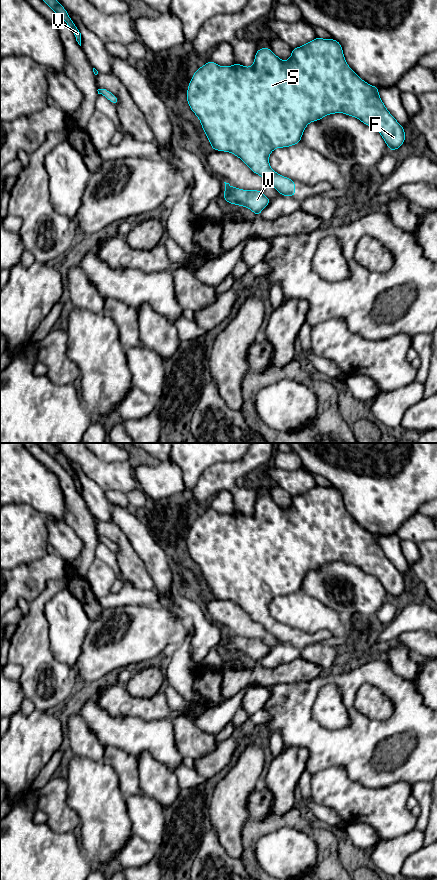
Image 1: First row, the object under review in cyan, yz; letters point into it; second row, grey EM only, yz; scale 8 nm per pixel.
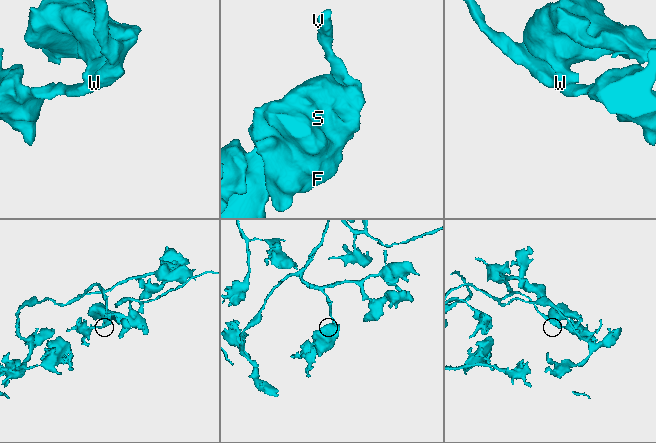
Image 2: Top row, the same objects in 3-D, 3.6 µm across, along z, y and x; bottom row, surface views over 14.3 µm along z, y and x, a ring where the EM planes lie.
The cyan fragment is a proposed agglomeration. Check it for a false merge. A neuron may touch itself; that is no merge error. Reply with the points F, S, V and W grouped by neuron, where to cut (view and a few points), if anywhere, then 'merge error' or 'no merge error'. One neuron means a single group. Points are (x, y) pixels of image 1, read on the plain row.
groups F S V W; cut none; no merge error

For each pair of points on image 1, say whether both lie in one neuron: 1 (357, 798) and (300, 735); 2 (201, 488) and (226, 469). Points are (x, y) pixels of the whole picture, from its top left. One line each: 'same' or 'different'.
1: different
2: same

